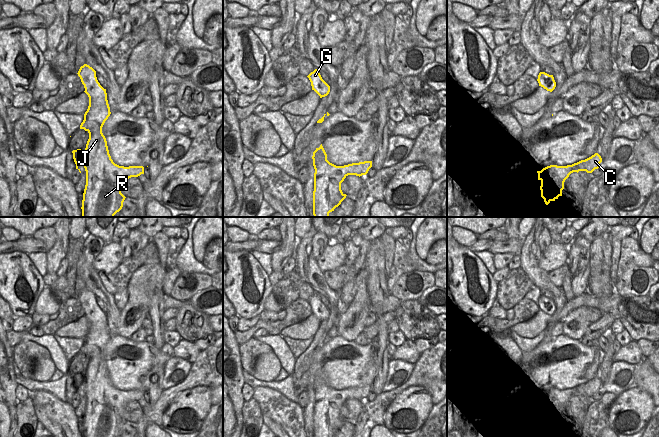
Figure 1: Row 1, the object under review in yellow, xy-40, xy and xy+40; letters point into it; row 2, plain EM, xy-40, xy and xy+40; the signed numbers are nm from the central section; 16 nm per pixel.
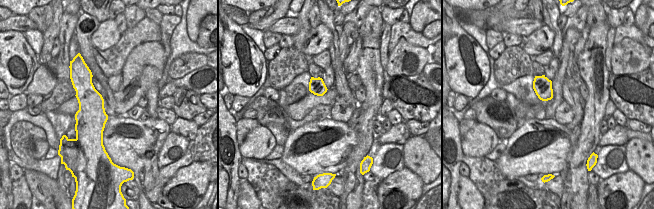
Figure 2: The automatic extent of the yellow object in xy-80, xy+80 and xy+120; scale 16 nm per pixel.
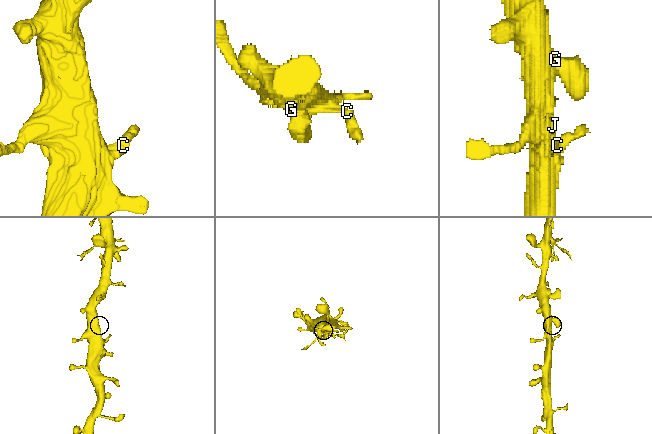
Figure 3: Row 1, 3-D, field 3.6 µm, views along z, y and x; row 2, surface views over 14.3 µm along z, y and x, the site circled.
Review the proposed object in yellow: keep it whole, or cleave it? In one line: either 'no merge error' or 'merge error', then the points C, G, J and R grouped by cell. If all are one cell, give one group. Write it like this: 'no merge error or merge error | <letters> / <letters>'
no merge error | C G J R

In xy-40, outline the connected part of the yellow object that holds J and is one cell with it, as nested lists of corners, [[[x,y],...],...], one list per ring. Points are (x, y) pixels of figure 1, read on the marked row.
[[[84,64],[81,66],[77,74],[84,85],[84,92],[89,97],[89,106],[80,125],[80,129],[84,129],[89,133],[89,139],[84,152],[81,149],[72,151],[76,169],[81,173],[78,163],[83,159],[86,171],[86,185],[81,207],[82,217],[114,217],[122,209],[126,198],[121,193],[121,187],[129,178],[144,174],[144,167],[124,167],[113,162],[109,154],[106,138],[102,133],[102,127],[111,114],[106,89],[100,85],[96,77],[96,71],[89,65]]]

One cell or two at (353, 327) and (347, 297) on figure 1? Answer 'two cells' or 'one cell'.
two cells

